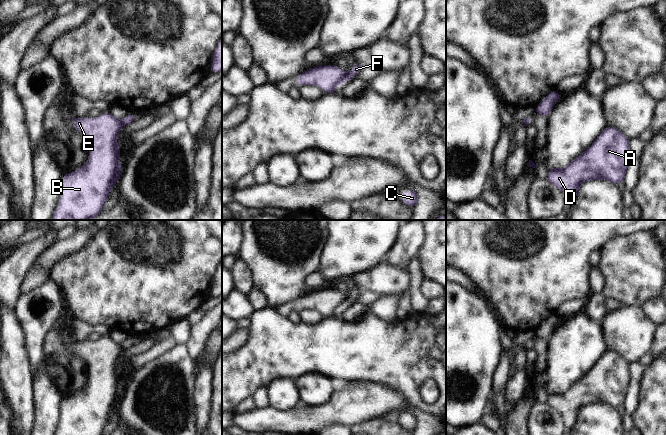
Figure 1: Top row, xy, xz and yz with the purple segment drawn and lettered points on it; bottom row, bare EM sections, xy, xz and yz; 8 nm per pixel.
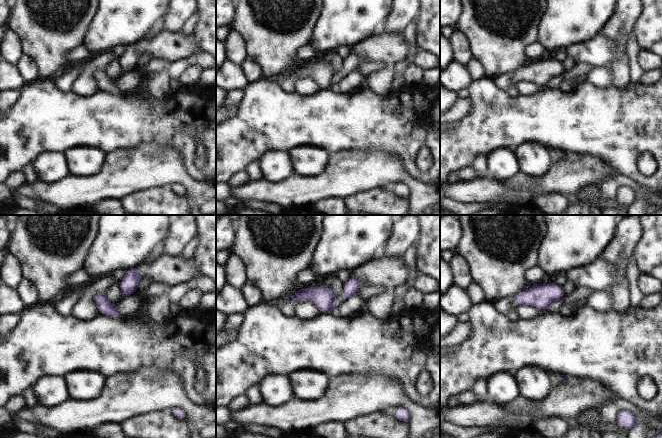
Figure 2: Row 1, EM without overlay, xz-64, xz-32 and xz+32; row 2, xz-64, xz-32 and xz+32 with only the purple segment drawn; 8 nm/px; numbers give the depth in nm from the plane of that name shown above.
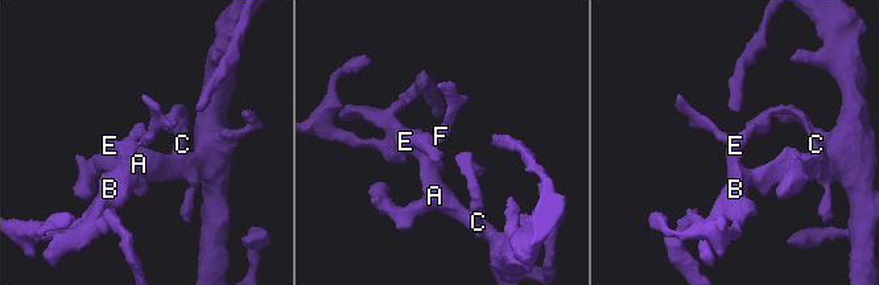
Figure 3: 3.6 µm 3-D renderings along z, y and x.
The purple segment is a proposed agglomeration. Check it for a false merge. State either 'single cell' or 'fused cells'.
fused cells

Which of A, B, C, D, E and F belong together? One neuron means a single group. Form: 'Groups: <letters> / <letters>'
Groups: A B C D E / F

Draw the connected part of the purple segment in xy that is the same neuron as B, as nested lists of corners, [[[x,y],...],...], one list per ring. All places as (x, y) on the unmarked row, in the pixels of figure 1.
[[[110,336],[96,342],[74,342],[73,351],[87,363],[89,384],[79,393],[65,397],[62,403],[62,419],[55,435],[103,435],[113,410],[120,404],[120,367],[116,362],[124,347]]]

